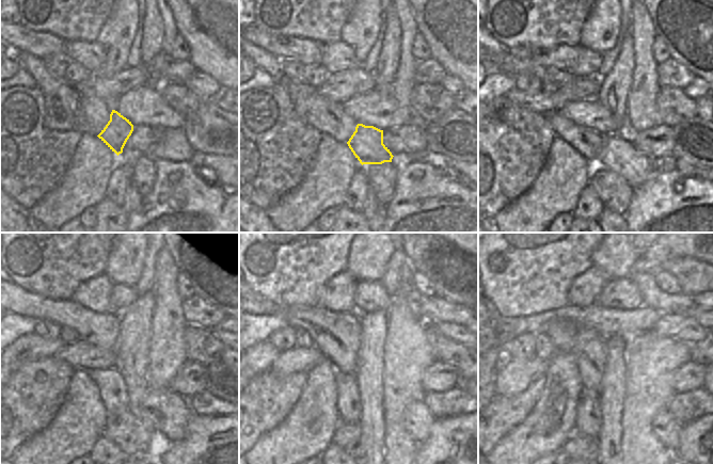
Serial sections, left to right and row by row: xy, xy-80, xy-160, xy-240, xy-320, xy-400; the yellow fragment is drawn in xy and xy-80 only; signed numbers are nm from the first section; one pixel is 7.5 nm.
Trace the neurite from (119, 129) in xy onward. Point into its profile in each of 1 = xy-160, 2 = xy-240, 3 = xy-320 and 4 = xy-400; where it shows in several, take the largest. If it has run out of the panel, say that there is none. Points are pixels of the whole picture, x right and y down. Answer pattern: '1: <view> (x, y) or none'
1: xy-160 (618, 154)
2: xy-240 (164, 411)
3: xy-320 (418, 420)
4: xy-400 (666, 429)

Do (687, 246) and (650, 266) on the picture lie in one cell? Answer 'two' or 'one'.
one

